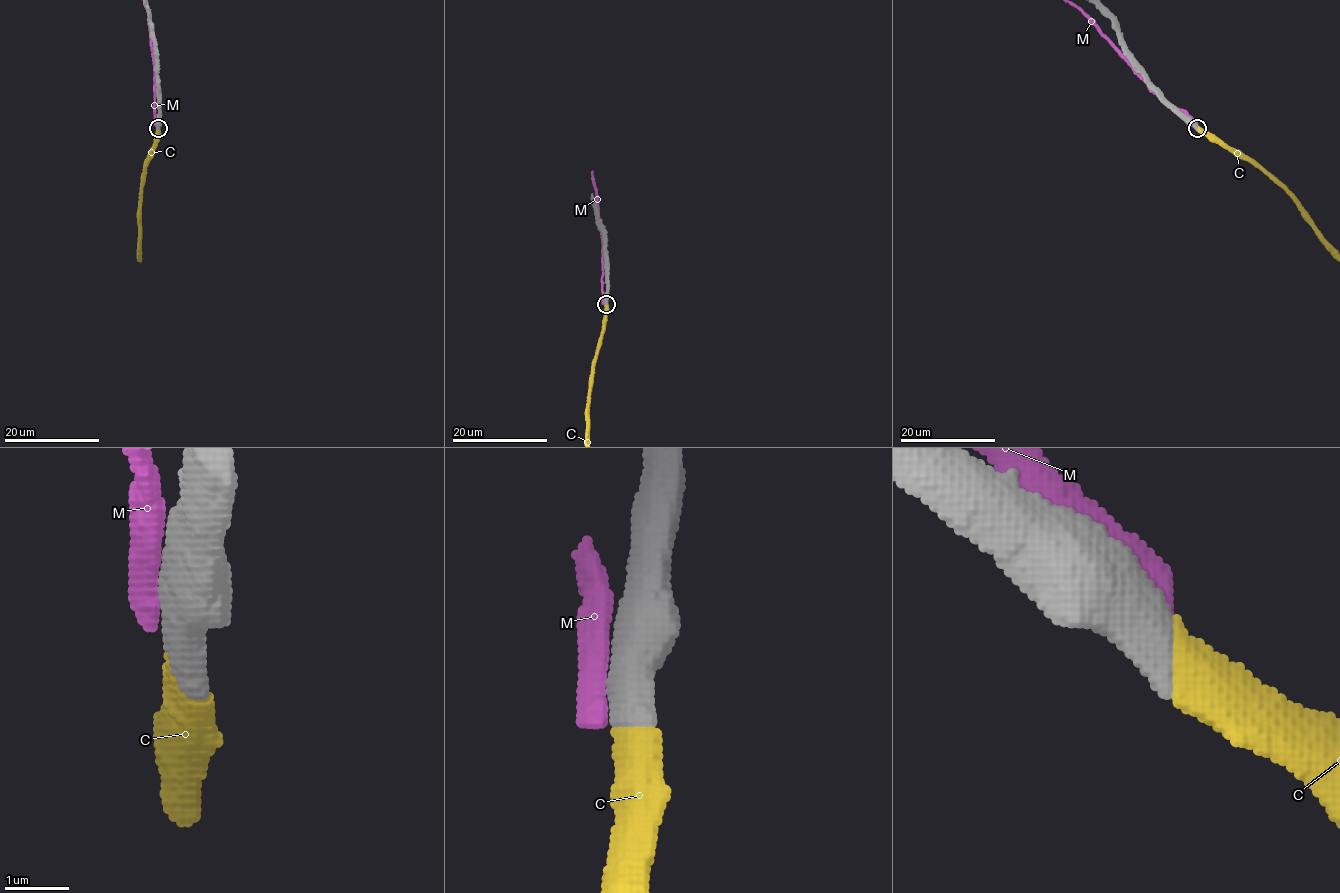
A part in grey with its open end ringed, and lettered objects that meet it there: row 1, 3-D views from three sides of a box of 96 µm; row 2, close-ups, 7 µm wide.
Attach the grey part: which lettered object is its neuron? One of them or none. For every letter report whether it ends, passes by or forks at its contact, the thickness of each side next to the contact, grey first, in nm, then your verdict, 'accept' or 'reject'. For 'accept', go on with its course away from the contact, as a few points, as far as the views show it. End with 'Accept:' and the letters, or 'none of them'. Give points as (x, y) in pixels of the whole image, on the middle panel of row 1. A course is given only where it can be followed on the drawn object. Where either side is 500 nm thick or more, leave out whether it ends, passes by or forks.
C: calibres 650 and 600 nm; accept
M: calibres 600 and 650 nm; reject
Accept: C

